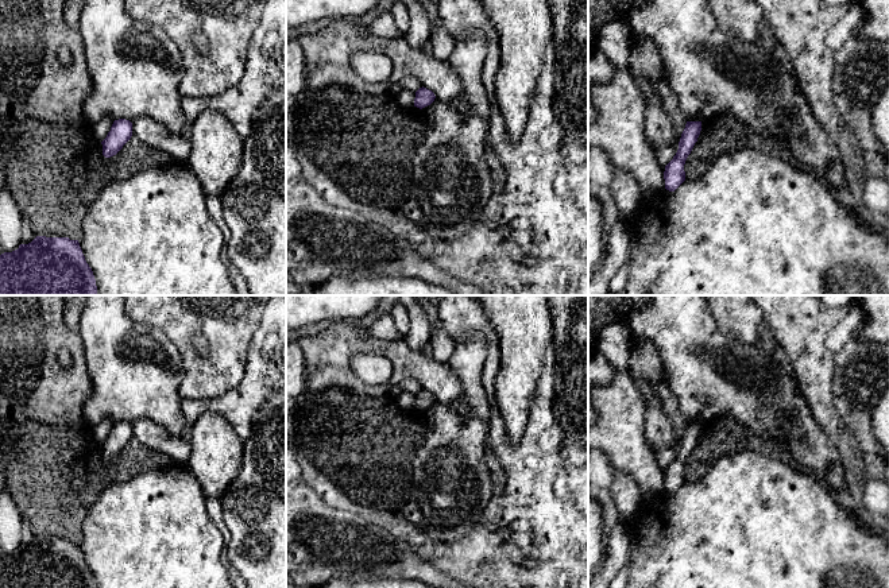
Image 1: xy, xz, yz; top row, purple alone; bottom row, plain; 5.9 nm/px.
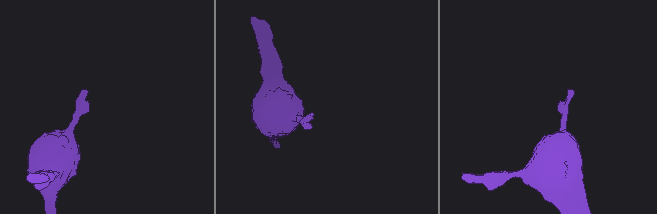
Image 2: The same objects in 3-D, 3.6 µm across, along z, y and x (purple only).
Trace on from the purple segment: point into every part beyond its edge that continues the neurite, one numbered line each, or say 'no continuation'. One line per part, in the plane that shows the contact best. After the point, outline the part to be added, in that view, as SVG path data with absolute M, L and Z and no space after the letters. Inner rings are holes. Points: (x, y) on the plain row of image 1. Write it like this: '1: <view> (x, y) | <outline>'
no continuation

